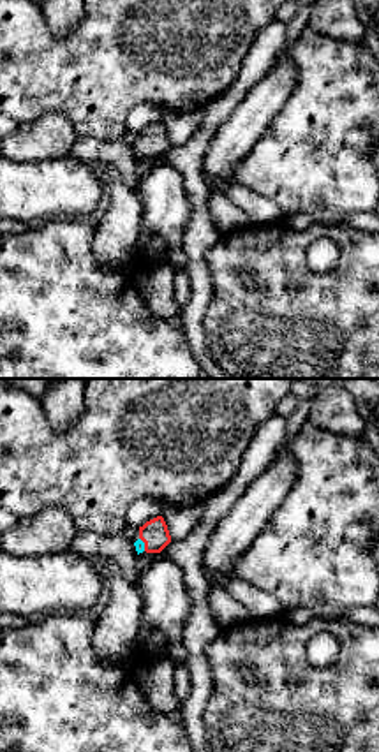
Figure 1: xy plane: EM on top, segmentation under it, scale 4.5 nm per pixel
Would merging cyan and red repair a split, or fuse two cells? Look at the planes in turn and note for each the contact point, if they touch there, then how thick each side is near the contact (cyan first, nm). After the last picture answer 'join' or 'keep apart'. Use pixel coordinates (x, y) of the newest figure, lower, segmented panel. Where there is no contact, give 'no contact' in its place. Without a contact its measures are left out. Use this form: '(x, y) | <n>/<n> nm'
(143, 545) | 50/130 nm

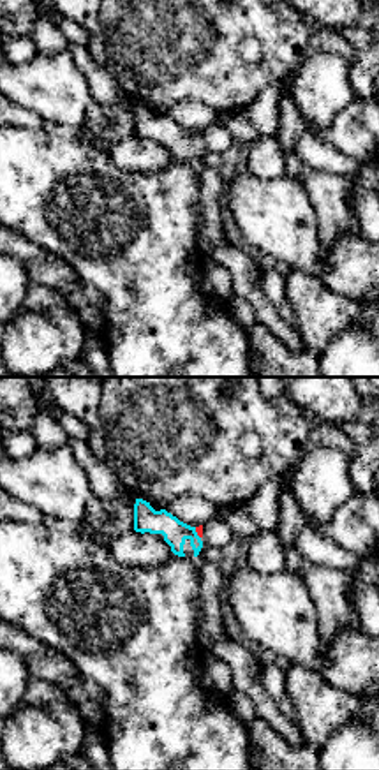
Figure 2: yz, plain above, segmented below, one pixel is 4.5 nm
(196, 533) | 120/30 nm

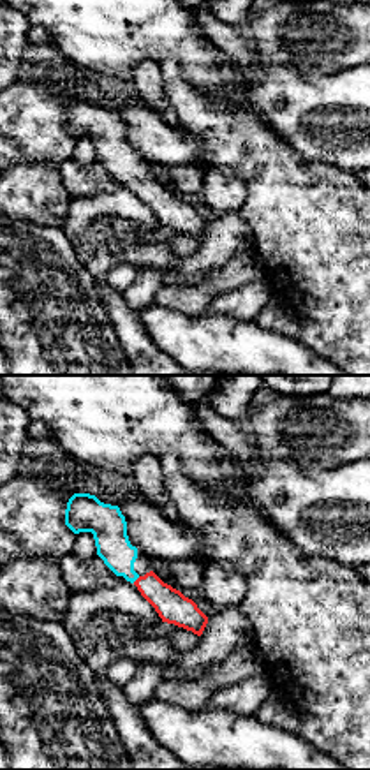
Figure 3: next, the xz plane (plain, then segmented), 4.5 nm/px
(136, 578) | 160/150 nm

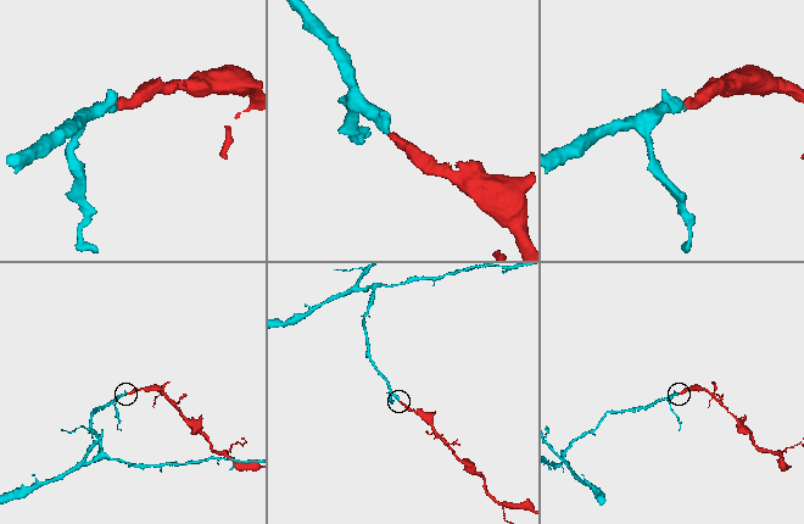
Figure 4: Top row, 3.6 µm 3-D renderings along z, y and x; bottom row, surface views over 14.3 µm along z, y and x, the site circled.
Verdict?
join

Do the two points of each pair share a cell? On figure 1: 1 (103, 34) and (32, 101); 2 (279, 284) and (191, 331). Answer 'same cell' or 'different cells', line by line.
1: same cell
2: different cells

